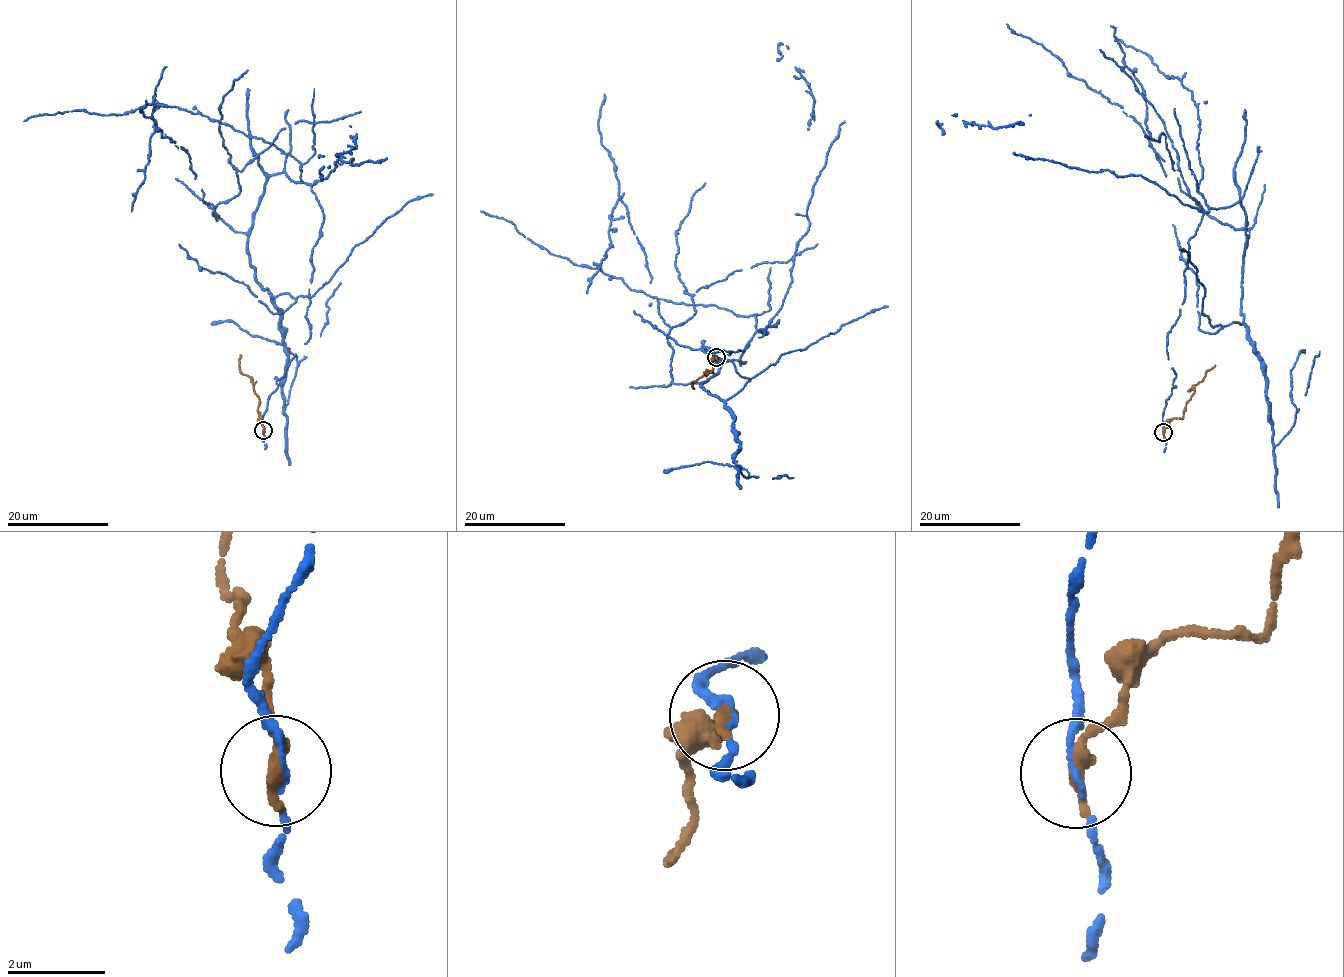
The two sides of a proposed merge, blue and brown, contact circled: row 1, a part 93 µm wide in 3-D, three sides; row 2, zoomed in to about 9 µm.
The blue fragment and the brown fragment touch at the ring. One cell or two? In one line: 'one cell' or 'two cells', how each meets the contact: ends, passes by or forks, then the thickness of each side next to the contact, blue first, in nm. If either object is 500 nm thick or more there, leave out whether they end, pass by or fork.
two cells; blue passes by; brown ends there; 100 nm thick on the blue side, 340 nm on the other

